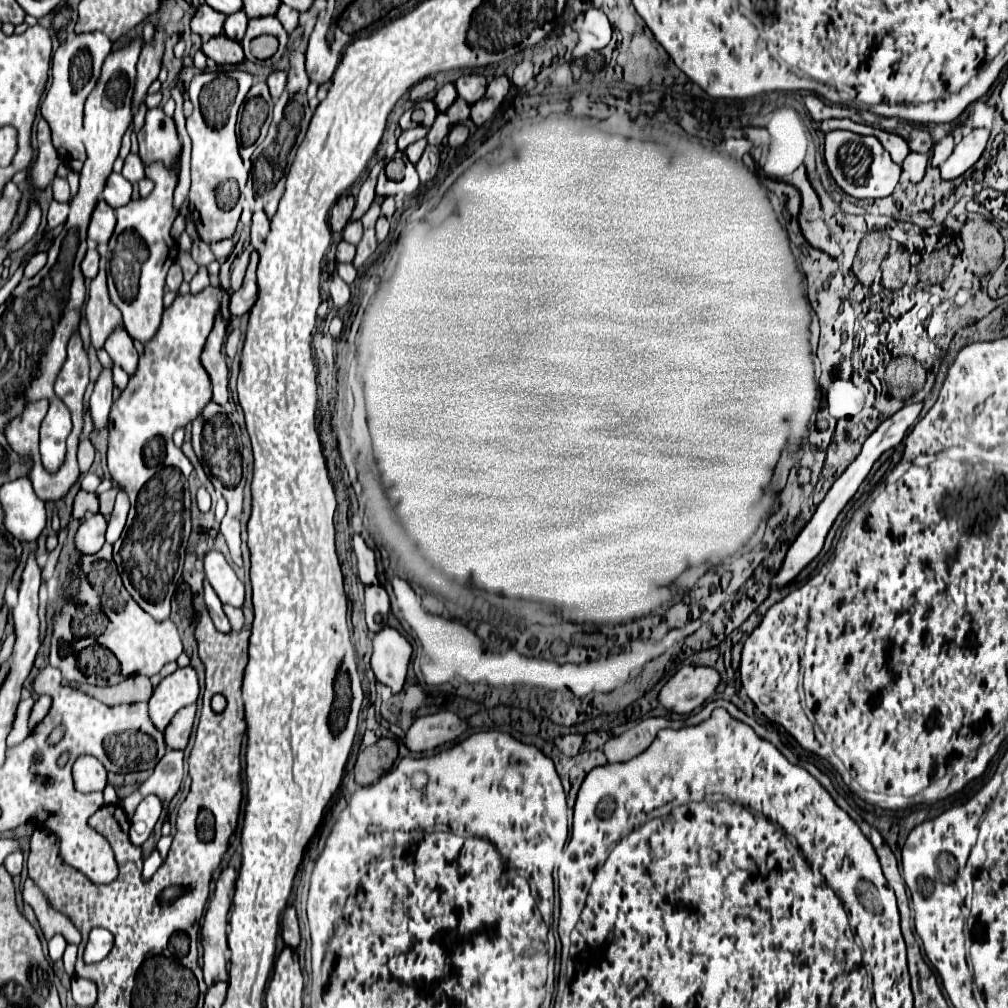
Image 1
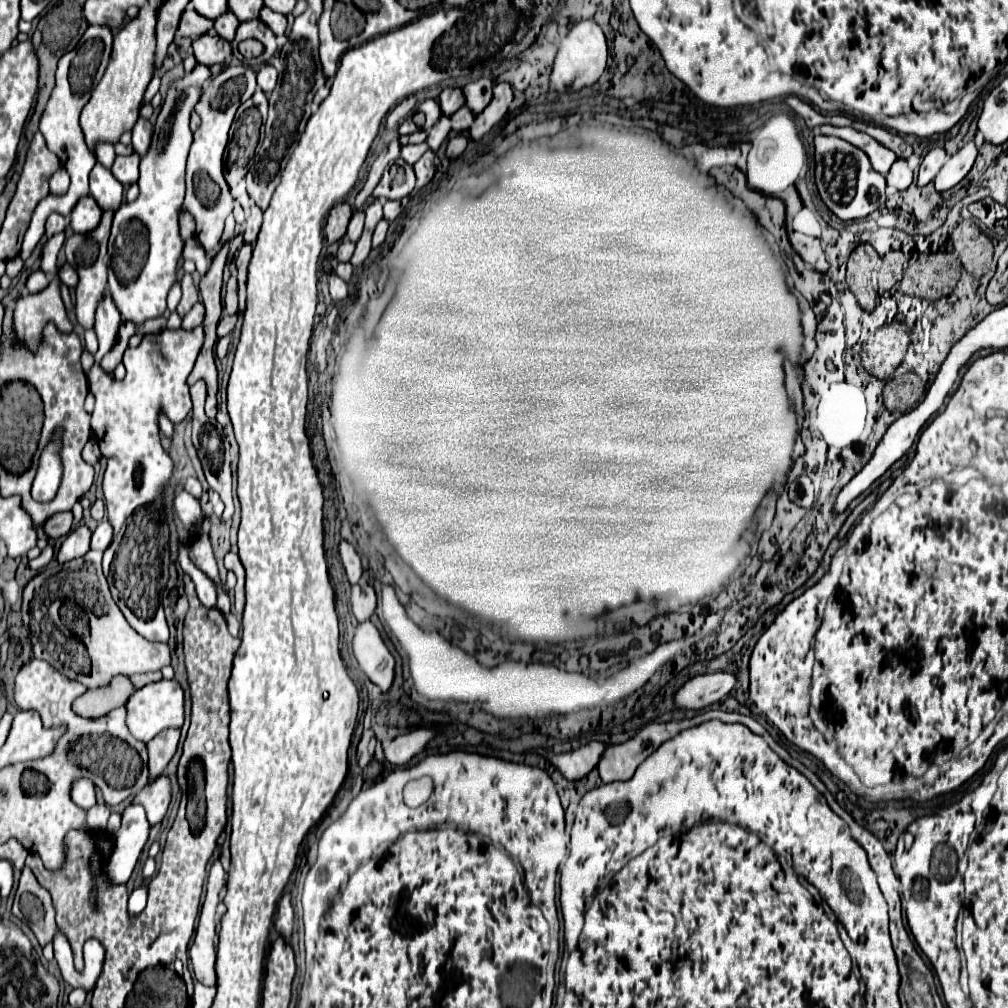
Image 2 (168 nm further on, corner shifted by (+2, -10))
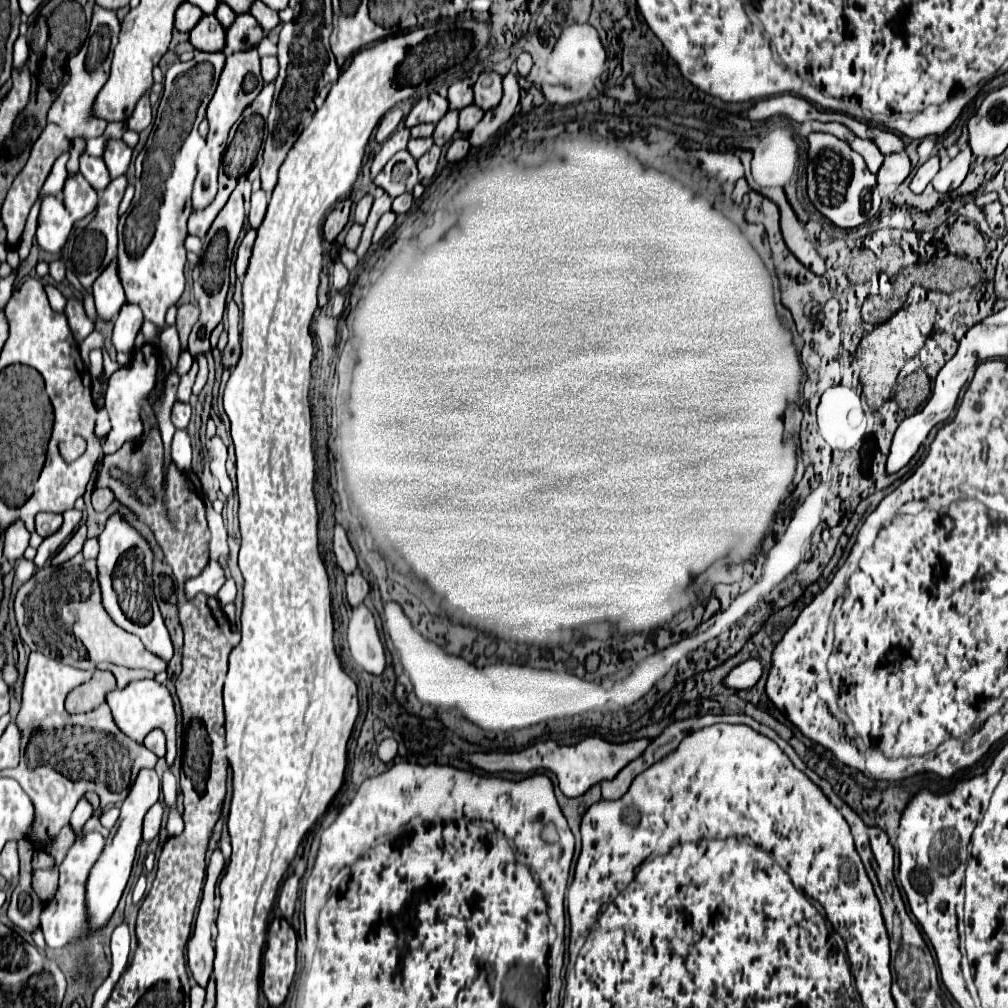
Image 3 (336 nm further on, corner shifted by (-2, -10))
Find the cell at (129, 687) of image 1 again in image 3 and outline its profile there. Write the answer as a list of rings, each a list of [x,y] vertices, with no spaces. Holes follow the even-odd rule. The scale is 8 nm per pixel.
[[[95,670],[93,678],[69,692],[65,700],[65,710],[69,714],[81,714],[97,708],[105,702],[105,694],[115,688],[115,676],[107,670]]]

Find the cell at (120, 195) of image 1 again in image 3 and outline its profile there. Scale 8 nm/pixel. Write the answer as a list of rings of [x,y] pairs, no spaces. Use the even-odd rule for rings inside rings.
[[[83,154],[79,158],[79,170],[81,174],[85,176],[85,180],[95,188],[95,190],[103,190],[107,188],[107,184],[111,182],[109,178],[109,172],[105,168],[105,162],[97,156],[89,156],[89,154]]]

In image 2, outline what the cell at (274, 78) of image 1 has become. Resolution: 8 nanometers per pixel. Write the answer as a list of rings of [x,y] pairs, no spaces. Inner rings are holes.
[[[271,64],[263,66],[263,68],[257,72],[257,84],[259,84],[261,90],[269,96],[269,92],[273,92],[273,88],[275,88],[275,84],[277,84],[277,70],[275,70]]]

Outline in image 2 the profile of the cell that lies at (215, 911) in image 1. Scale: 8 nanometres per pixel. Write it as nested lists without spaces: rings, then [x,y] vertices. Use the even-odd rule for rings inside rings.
[[[213,862],[209,880],[207,880],[207,892],[205,892],[205,902],[201,908],[201,918],[195,930],[195,940],[189,948],[189,958],[193,964],[195,978],[205,984],[205,986],[215,986],[217,984],[217,972],[215,972],[215,960],[217,960],[217,904],[221,902],[219,894],[221,888],[225,886],[225,876],[227,872],[223,870],[221,862]]]

